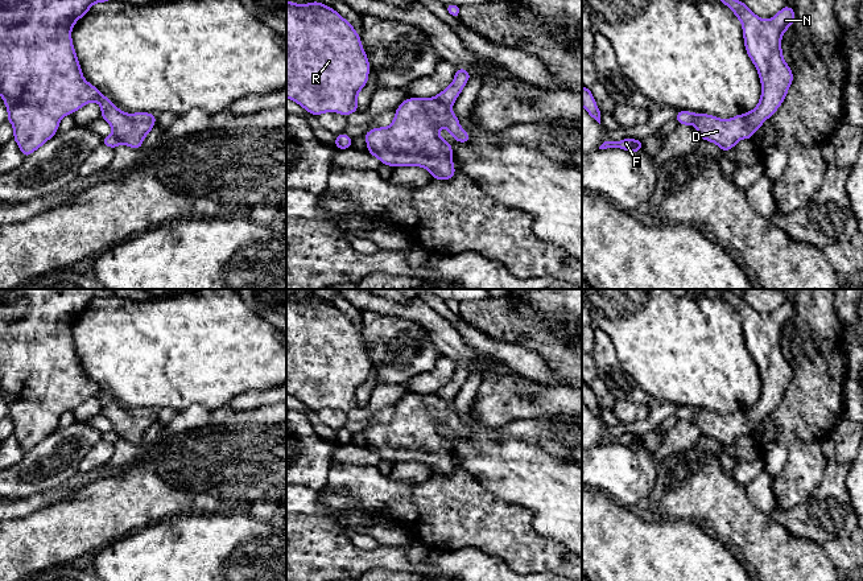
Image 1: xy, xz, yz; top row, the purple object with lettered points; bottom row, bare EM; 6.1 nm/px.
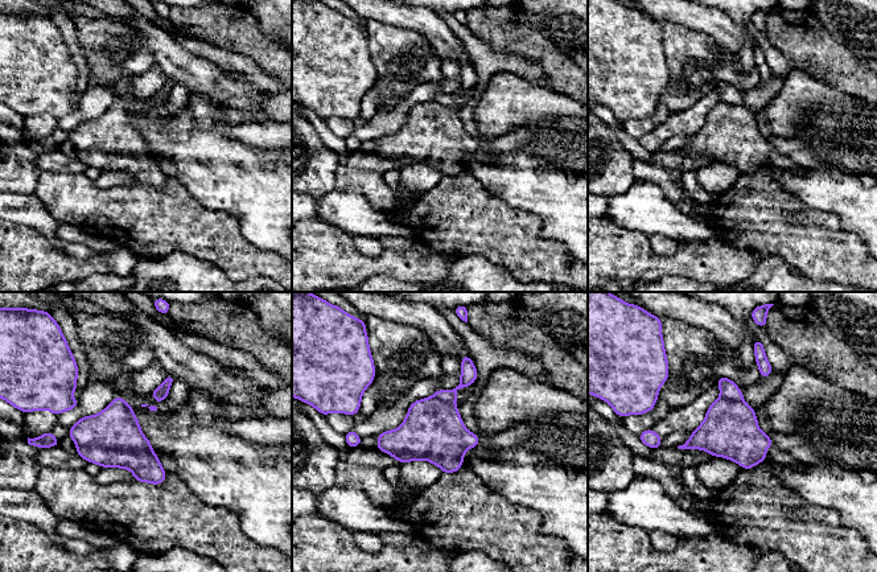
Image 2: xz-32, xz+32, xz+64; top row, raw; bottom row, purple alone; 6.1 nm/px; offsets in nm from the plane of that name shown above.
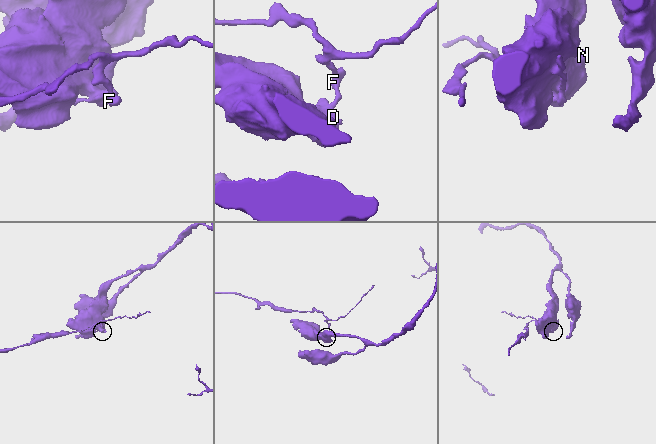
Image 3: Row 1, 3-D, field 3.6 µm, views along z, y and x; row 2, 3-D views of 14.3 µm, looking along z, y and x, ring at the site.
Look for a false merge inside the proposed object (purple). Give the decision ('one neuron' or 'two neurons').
two neurons

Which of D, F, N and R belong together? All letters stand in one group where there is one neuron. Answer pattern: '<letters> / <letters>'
D N R / F

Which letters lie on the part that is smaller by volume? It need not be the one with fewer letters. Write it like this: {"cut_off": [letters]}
{"cut_off": ["F"]}

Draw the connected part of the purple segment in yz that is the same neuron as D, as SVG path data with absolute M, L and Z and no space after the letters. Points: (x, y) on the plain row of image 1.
M718 289L717 294L726 300L740 316L743 322L746 347L756 362L761 376L761 393L759 400L752 407L743 411L736 411L728 416L722 416L707 409L694 411L694 421L699 433L715 438L723 448L726 448L732 445L739 436L752 434L753 428L759 425L761 420L776 408L776 405L785 395L786 388L793 378L793 370L783 353L781 333L796 317L796 310L793 304L785 301L776 309L775 313L763 316L751 308L743 297L735 296L728 289Z

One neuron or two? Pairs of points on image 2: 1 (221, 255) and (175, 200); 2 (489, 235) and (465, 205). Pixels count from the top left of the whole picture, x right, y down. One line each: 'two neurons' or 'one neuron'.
1: one neuron
2: one neuron

